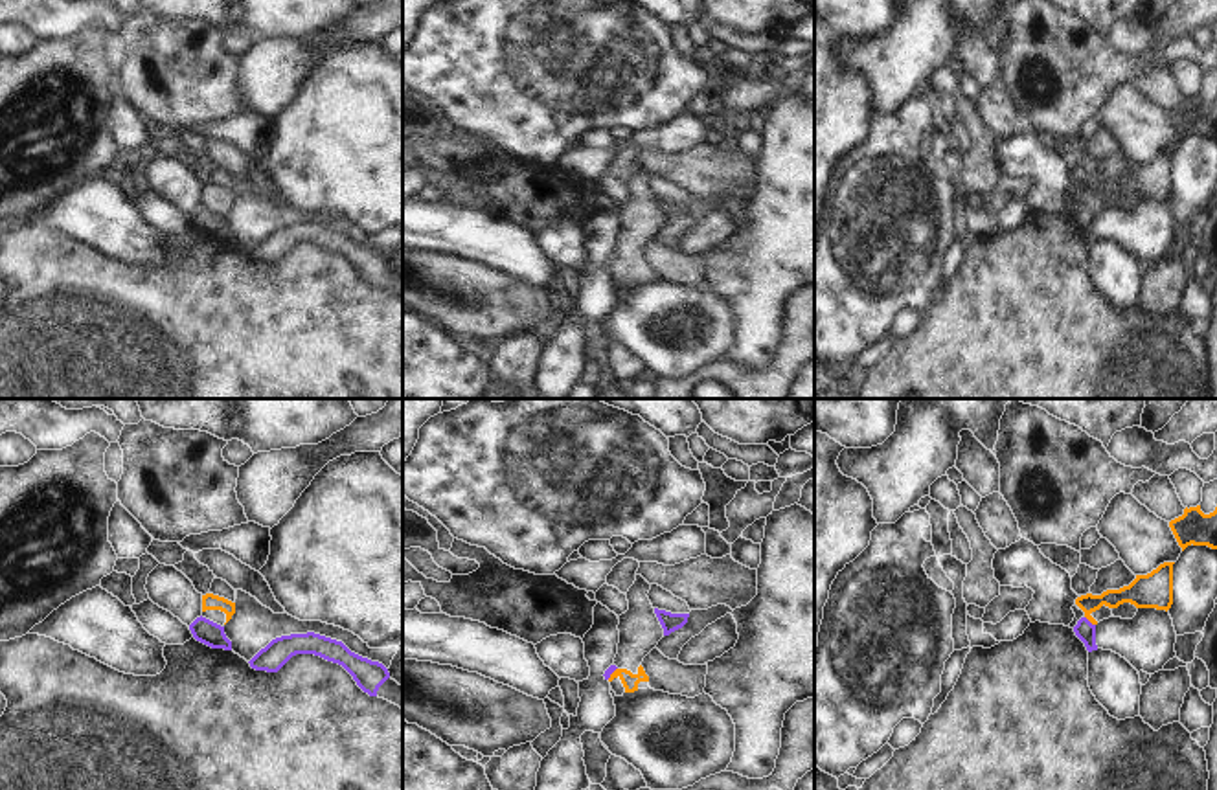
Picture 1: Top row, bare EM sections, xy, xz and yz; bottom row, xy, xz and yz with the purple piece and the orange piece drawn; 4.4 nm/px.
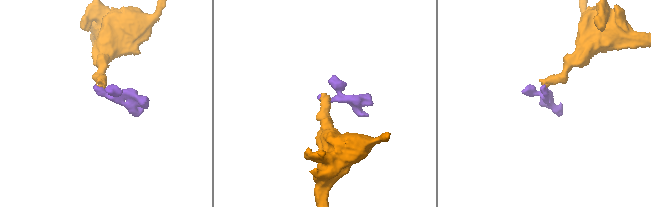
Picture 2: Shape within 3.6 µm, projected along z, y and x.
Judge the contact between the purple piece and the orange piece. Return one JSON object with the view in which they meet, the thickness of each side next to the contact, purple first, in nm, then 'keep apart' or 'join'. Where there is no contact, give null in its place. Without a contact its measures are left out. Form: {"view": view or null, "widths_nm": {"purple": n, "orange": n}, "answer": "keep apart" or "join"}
{"view": "yz", "widths_nm": {"purple": 90, "orange": 110}, "answer": "keep apart"}

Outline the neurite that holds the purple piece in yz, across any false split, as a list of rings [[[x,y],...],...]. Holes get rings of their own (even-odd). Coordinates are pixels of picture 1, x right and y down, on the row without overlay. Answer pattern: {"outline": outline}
{"outline": [[[1081,206],[1074,215],[1075,224],[1085,231],[1086,239],[1098,239],[1096,233],[1096,213],[1092,213],[1086,206]]]}

